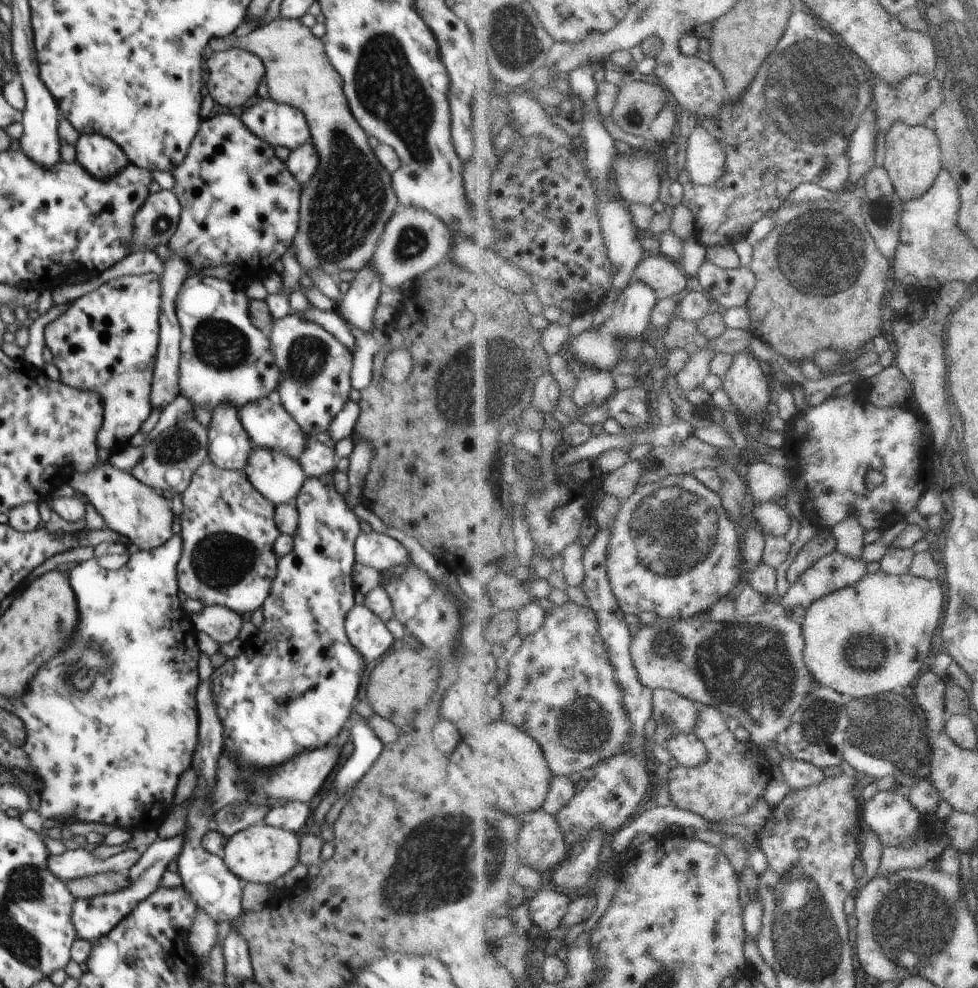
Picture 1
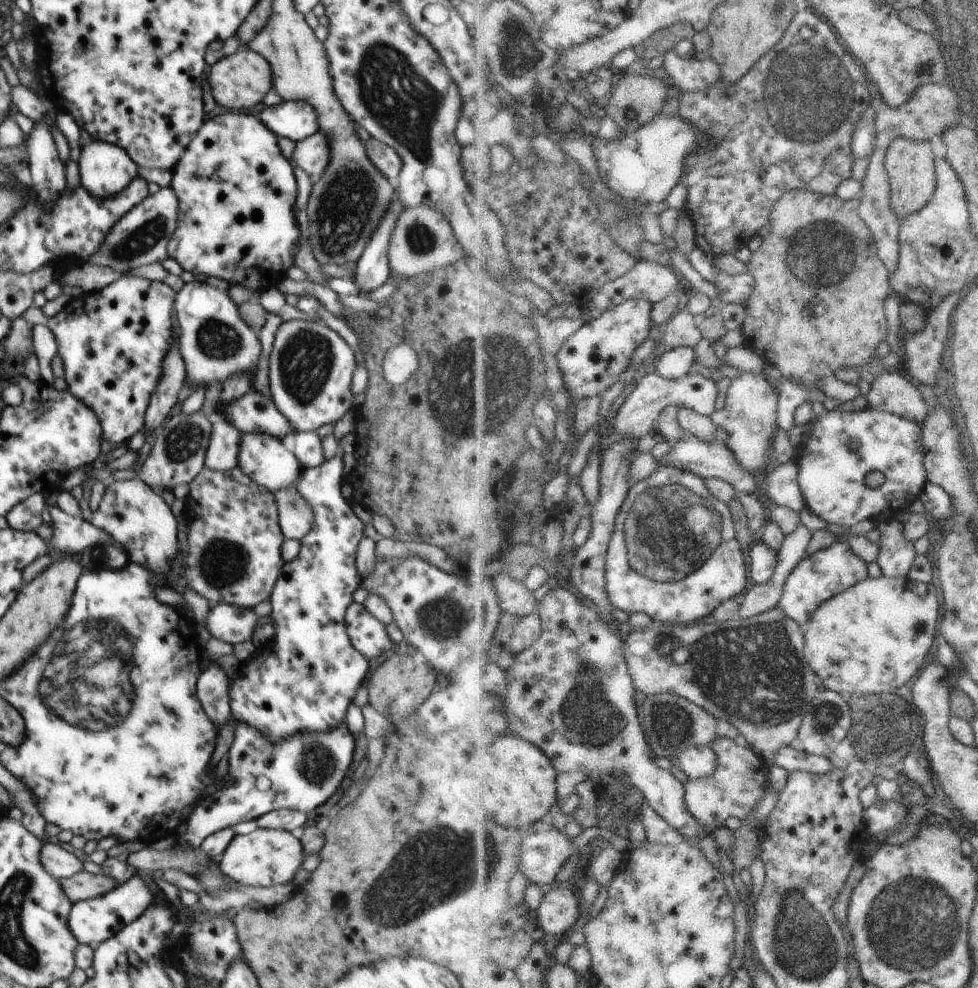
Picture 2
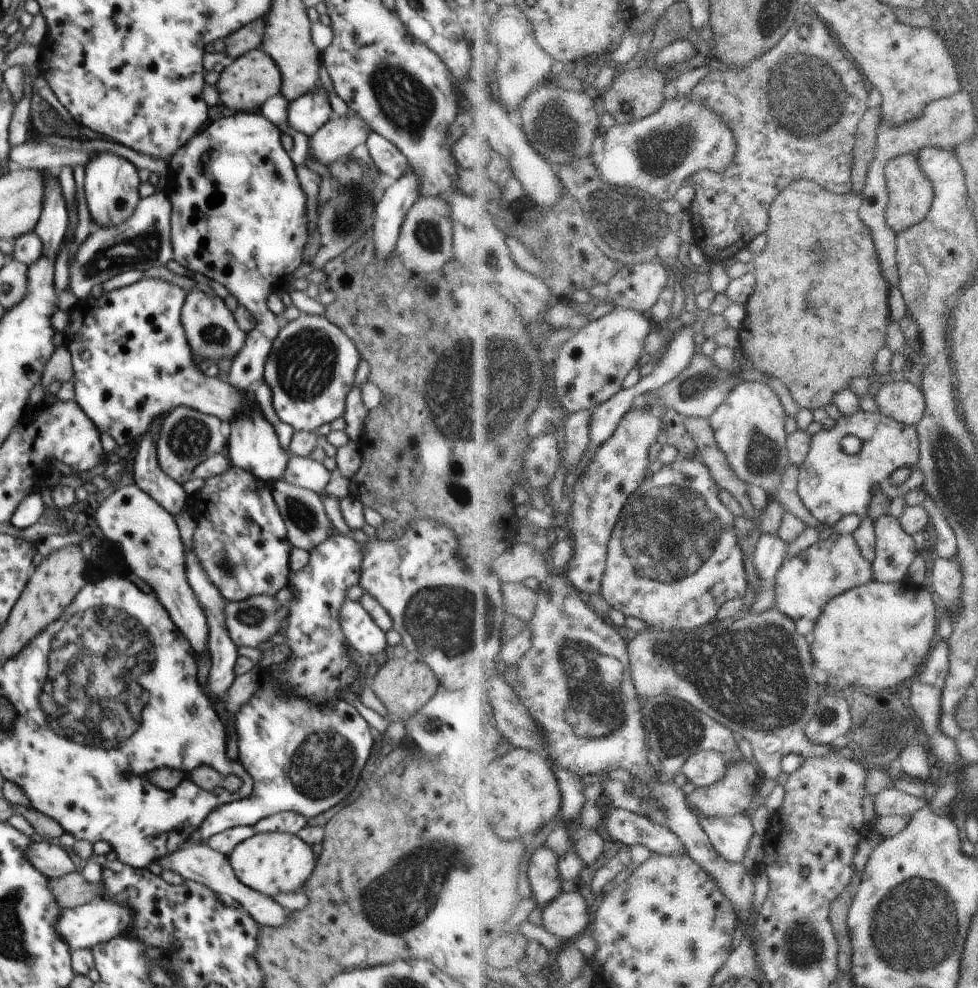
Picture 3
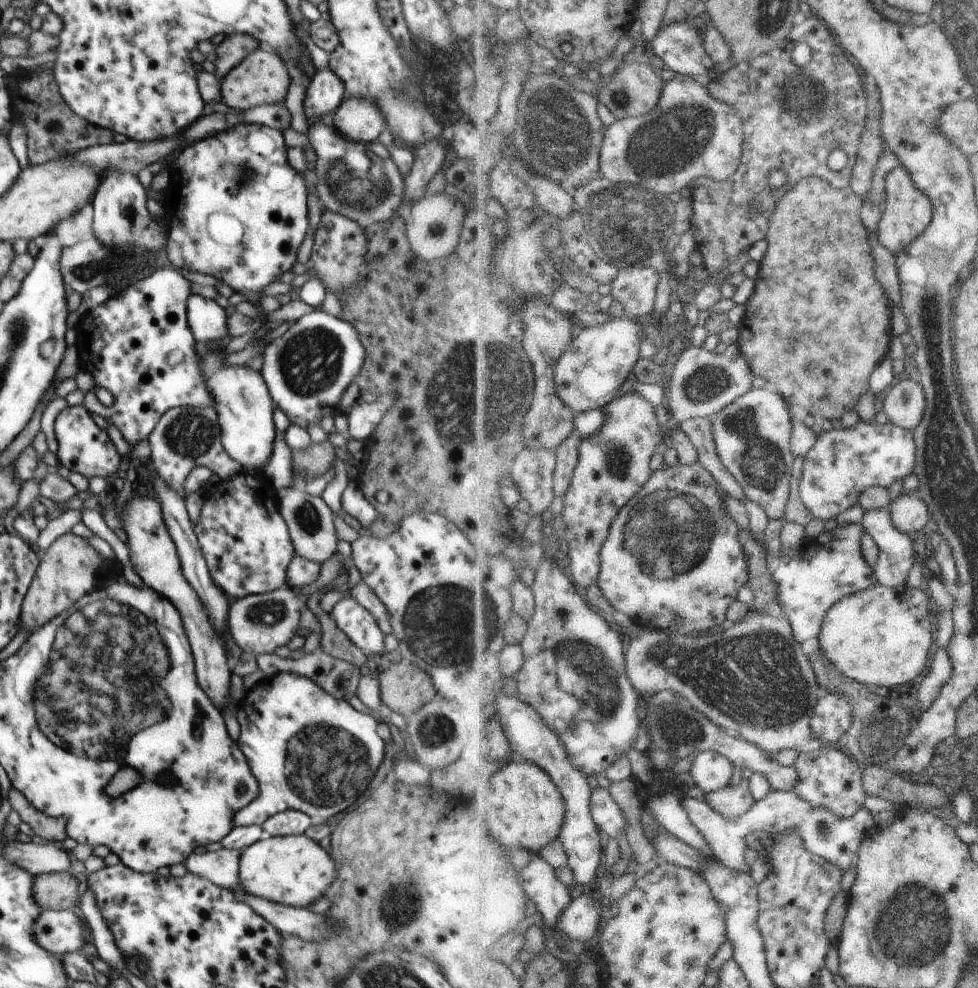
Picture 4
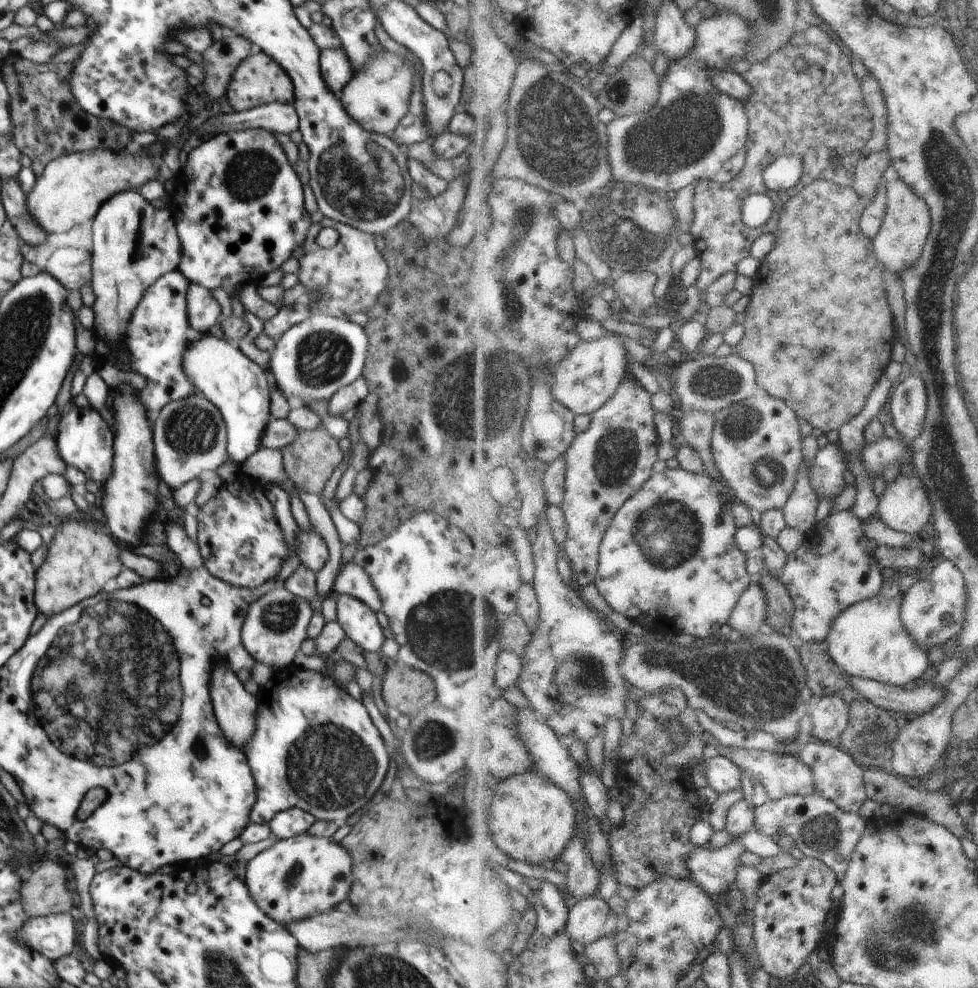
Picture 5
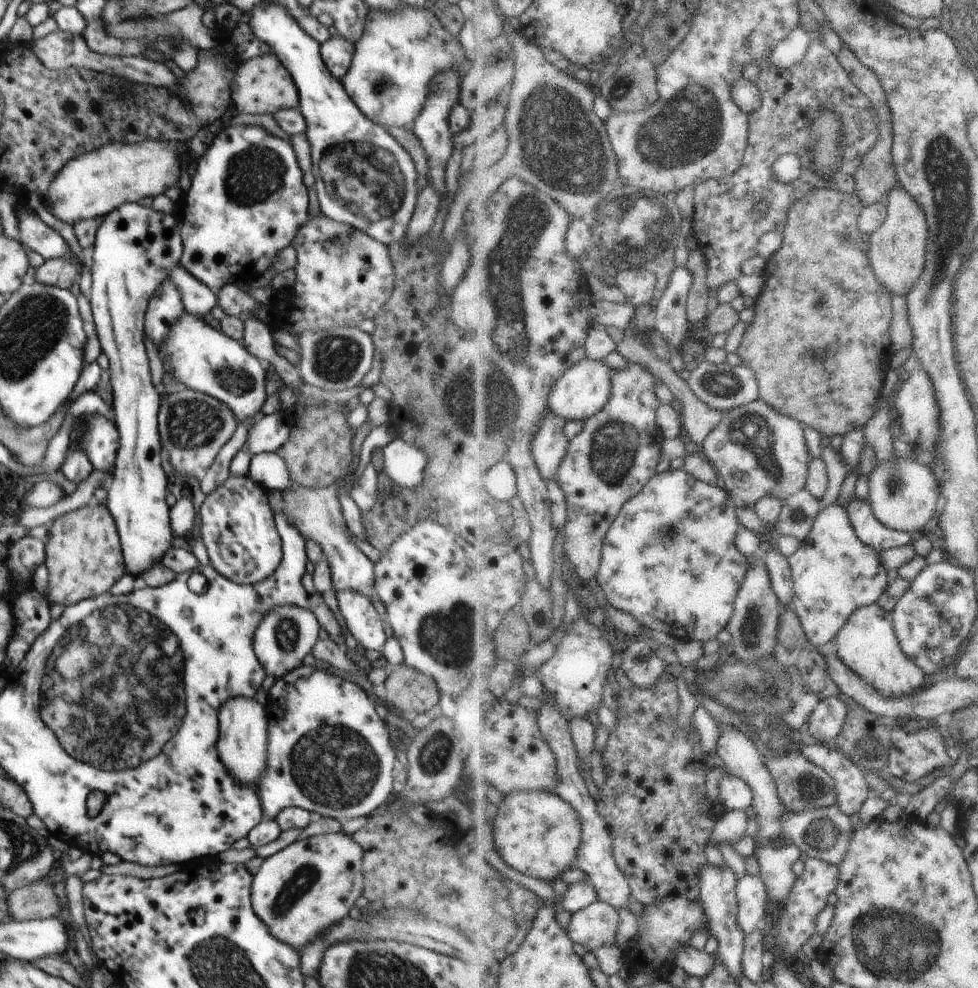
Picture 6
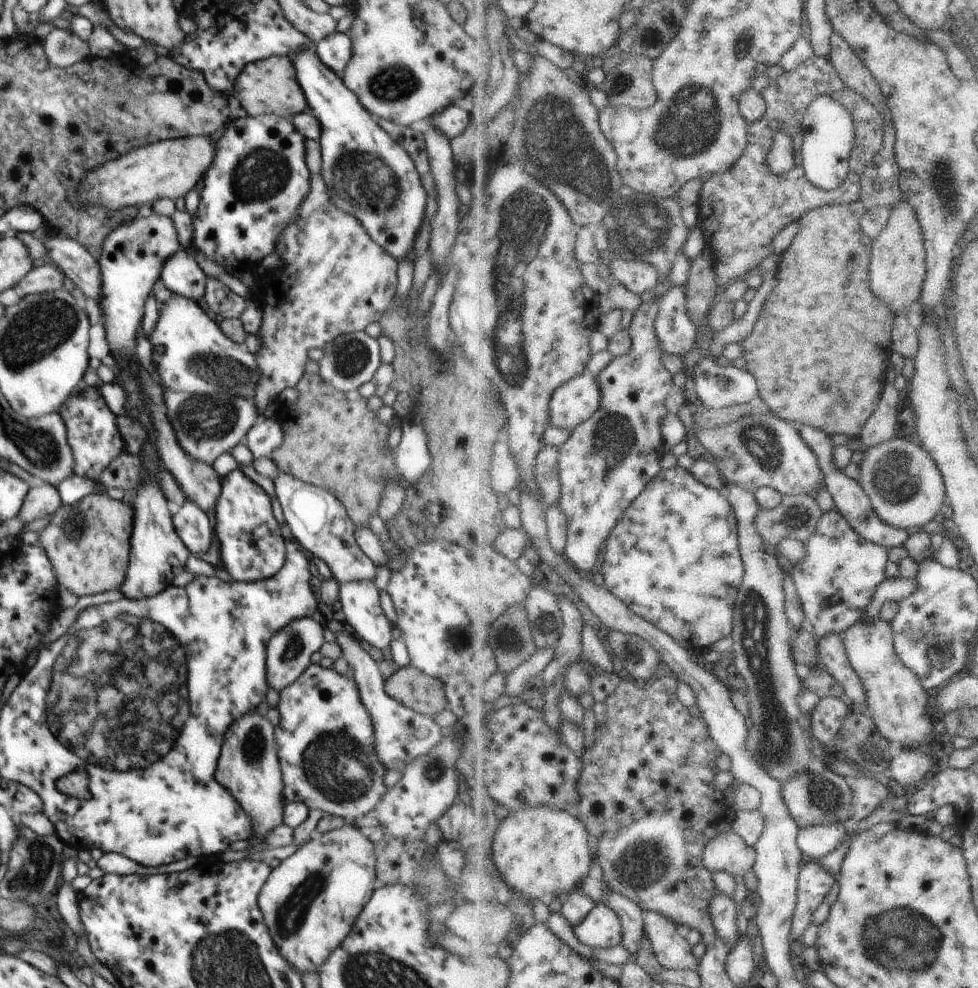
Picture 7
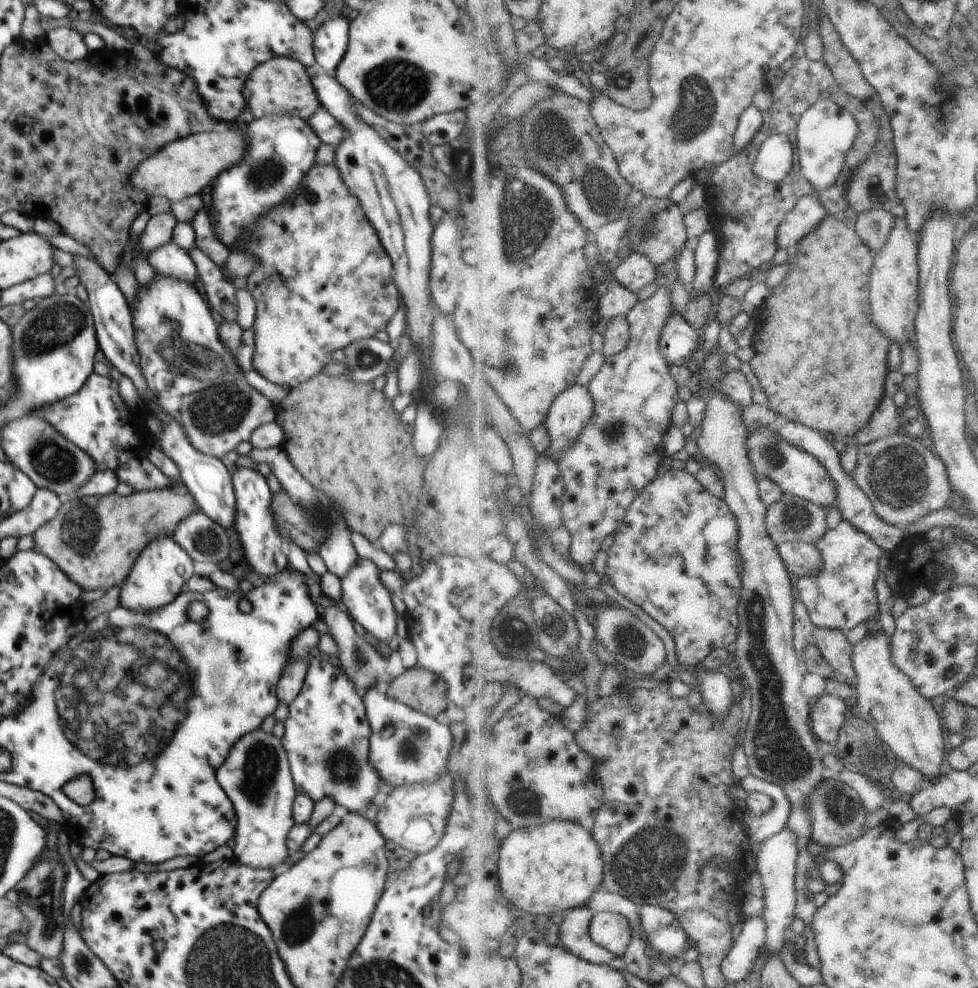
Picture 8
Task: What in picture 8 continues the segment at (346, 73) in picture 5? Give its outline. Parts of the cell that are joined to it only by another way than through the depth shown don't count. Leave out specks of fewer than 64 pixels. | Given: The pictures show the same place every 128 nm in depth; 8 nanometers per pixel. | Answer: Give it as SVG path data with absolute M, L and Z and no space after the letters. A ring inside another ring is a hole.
M345 15L326 17L324 24L313 34L316 63L326 70L336 70L349 46L349 20Z

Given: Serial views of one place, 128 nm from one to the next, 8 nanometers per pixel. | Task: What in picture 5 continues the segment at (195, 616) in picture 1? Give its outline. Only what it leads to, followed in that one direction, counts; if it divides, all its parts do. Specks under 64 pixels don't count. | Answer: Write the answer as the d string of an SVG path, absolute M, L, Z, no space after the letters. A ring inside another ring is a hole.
M261 447L258 452L252 454L244 463L240 464L240 471L244 475L256 479L262 484L277 485L278 487L290 486L290 490L294 490L304 507L306 508L307 514L310 518L310 523L316 528L316 532L324 538L324 542L328 544L328 550L330 550L329 558L326 560L324 567L317 572L316 580L316 594L320 594L321 597L328 596L328 594L333 592L334 582L336 582L336 576L340 572L341 560L342 560L342 551L343 543L340 541L338 532L333 524L328 510L326 510L325 505L323 504L322 496L315 493L308 493L304 490L300 490L292 484L292 482L287 478L286 472L284 472L283 458L280 449L268 449ZM282 582L258 600L254 600L246 612L242 630L241 643L252 658L269 667L289 668L294 664L294 657L300 650L300 644L306 640L308 625L312 618L312 606L308 600L302 600L289 592Z

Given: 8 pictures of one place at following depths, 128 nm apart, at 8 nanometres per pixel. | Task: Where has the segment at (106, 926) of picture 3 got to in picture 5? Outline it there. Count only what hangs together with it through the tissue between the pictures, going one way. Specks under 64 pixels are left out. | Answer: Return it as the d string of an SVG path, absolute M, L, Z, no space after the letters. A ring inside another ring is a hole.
M68 913L28 917L18 930L18 942L36 950L54 962L69 956L76 946L77 935L74 918Z

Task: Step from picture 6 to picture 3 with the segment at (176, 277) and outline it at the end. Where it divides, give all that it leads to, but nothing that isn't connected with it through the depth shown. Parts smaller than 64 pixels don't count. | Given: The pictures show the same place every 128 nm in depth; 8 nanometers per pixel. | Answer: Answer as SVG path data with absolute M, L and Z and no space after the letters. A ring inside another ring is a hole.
M200 290L186 293L186 301L180 312L180 322L192 356L203 360L204 358L208 358L209 361L224 357L234 358L244 348L244 342L248 338L248 334L236 323L234 314L227 308L225 300Z

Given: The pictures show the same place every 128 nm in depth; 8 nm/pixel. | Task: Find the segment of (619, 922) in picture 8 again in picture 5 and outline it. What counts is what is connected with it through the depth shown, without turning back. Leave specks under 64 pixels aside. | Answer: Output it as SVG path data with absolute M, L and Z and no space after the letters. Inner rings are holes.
M599 895L579 902L570 910L567 930L576 941L593 944L605 937L604 928L614 913L611 905Z

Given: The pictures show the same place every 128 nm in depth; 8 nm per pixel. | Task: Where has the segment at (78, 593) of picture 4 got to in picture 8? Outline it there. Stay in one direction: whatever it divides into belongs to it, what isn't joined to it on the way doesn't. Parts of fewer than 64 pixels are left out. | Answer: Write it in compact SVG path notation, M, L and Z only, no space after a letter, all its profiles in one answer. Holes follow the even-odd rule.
M181 481L172 488L150 492L134 491L126 496L115 492L94 500L98 500L92 504L98 510L100 531L96 544L88 556L74 552L74 548L60 538L60 532L52 530L48 525L43 525L33 535L34 549L50 558L66 577L74 584L78 584L83 591L108 590L114 586L121 586L146 544L150 544L154 538L160 538L162 534L173 536L174 530L184 518L200 511L194 498L188 494L188 488Z

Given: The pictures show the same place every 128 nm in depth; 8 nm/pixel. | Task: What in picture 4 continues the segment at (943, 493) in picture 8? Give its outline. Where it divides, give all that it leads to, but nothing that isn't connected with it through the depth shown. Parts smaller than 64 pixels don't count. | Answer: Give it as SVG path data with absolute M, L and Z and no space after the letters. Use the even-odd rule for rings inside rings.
M918 491L912 494L904 493L902 498L893 502L890 509L892 518L894 518L894 526L905 534L912 534L912 532L922 534L922 528L930 520L928 506L924 504L924 500L919 498Z

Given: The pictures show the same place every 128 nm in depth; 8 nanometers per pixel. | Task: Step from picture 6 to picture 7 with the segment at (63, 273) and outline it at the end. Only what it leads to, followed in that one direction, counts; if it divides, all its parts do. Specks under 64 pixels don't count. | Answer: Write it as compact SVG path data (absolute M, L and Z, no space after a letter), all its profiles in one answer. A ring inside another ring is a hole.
M38 262L30 273L17 285L25 295L63 289L65 275L52 262Z

